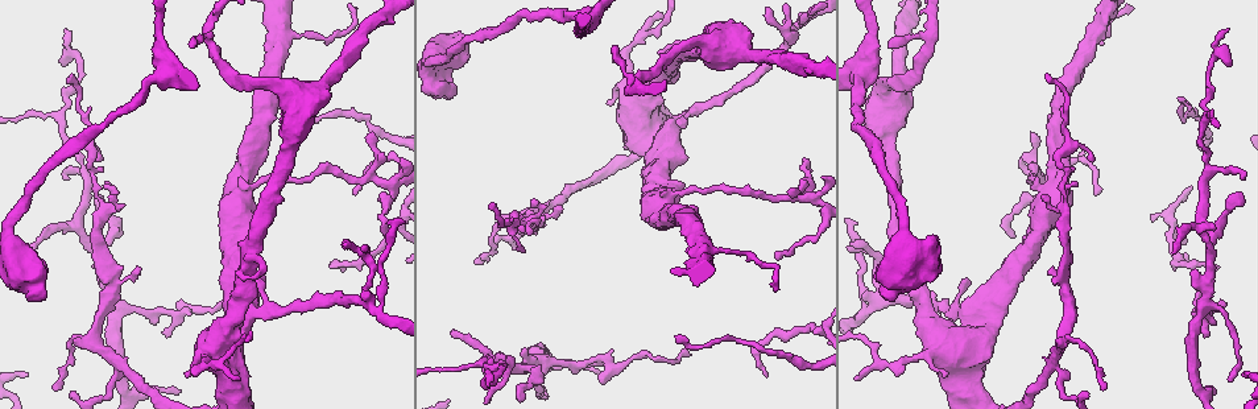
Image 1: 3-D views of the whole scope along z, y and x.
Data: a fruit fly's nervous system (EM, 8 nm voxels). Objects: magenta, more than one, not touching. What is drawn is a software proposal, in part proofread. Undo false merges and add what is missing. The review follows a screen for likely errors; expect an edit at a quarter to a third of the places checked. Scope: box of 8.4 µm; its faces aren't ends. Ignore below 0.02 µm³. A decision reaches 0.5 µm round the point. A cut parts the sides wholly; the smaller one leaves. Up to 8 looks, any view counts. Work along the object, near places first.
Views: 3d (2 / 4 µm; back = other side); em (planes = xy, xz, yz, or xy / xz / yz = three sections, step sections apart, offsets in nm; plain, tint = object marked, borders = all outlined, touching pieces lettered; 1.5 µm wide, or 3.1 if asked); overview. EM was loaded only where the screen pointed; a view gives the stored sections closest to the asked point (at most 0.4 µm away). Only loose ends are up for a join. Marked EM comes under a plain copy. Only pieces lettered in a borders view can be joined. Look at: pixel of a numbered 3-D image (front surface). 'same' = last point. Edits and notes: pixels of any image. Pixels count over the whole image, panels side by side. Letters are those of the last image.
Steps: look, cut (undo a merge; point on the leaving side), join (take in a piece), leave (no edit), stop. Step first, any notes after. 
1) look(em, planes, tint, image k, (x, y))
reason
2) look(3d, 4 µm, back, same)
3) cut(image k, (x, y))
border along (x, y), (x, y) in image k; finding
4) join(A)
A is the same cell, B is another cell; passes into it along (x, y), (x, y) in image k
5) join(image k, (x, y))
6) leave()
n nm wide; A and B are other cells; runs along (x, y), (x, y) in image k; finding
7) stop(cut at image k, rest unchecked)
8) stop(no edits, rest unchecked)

look(3d, 4 µm, image 1, (1043, 191))
side arm on a straight run

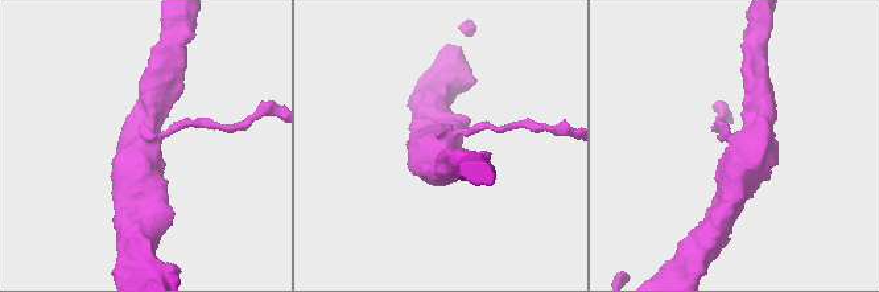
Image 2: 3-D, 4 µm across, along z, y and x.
look(em, xz, step 4, borders, image 2, (155, 145))

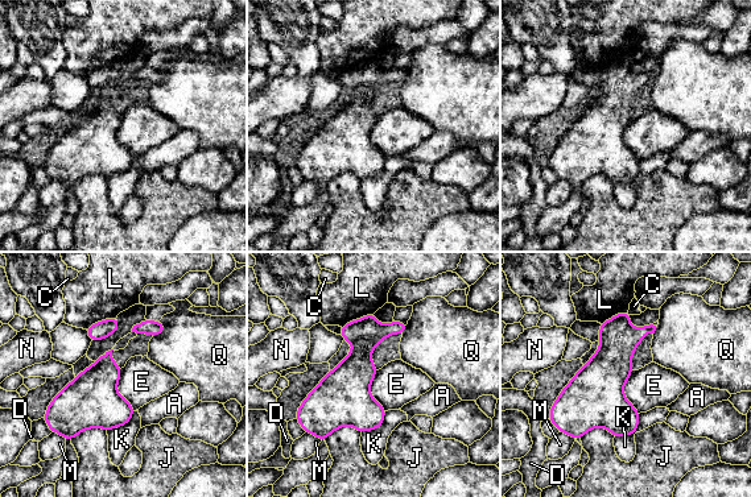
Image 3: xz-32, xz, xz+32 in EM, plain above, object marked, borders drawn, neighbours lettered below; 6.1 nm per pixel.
leave()
A, C, D, E, J, K, L, M, N and Q are other cells; border along (120, 368), (116, 390), (135, 410) in image 3; all the same cell

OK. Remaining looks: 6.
look(em, planes, borders, image 1, (140, 271))
an open end

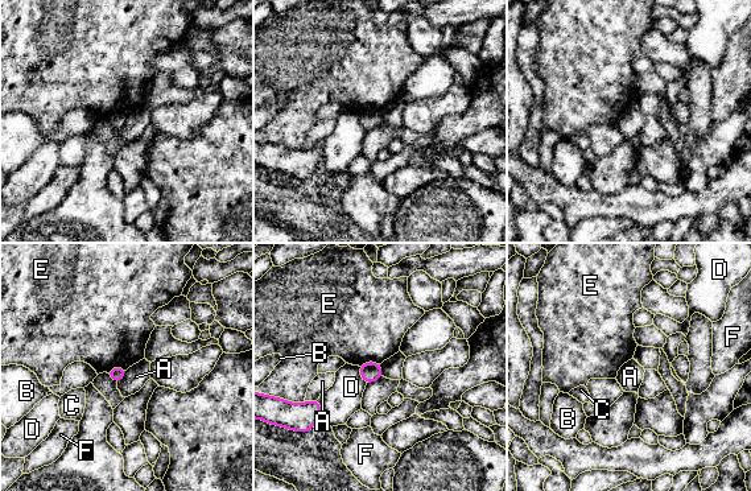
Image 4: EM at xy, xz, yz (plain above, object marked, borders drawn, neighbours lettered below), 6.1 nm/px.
leave()
A, B, C, D, E and F are other cells; border along (127, 370), (118, 383) in image 4; none of them fits

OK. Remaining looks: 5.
look(em, yz, step 4, tint, image 1, (885, 298))
branch stops here

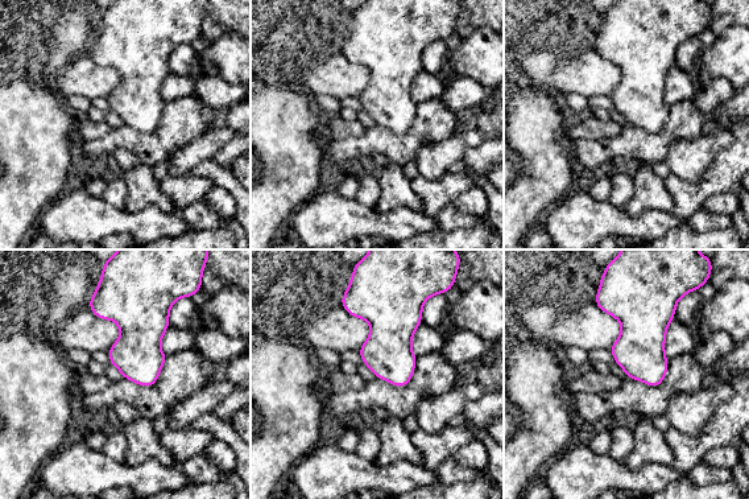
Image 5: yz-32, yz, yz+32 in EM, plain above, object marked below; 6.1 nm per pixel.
look(em, planes, tint, same)

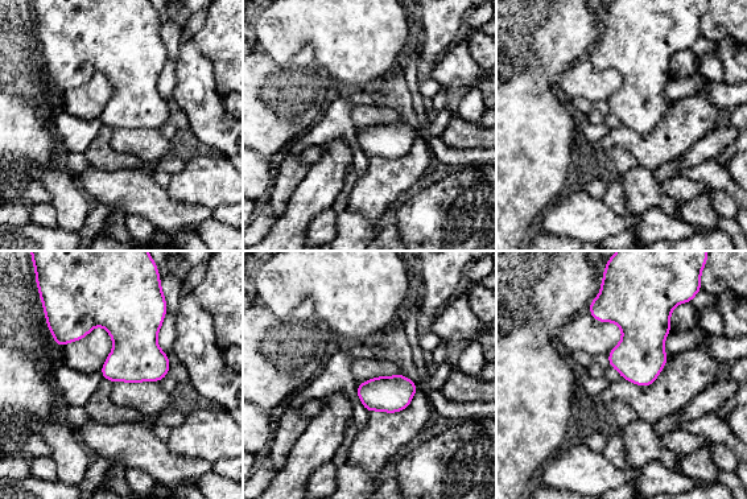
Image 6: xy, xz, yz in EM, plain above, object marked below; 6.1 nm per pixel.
look(em, planes, borders, same)
see the neighbours

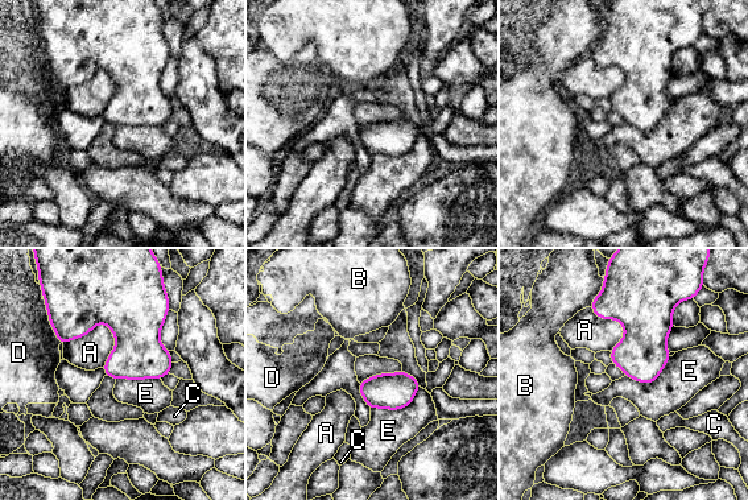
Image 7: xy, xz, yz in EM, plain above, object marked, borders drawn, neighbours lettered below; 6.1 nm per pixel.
leave()
A, B, C, D and E are other cells; border along (420, 387), (403, 408), (371, 409) in image 7; none of them fits

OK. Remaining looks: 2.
look(3d, 2 µm, image 1, (1014, 235))
free end

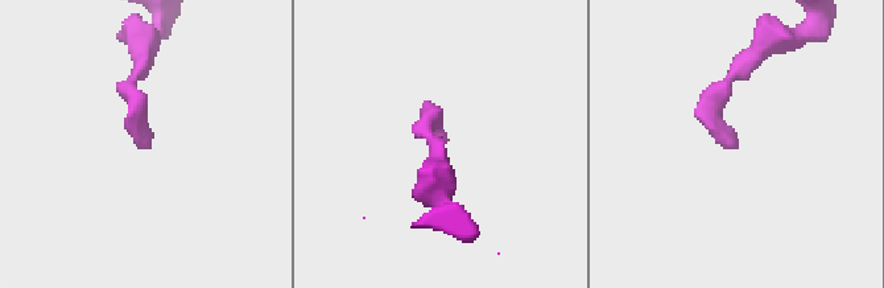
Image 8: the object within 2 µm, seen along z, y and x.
look(em, planes, borders, image 8, (737, 145))
now the EM

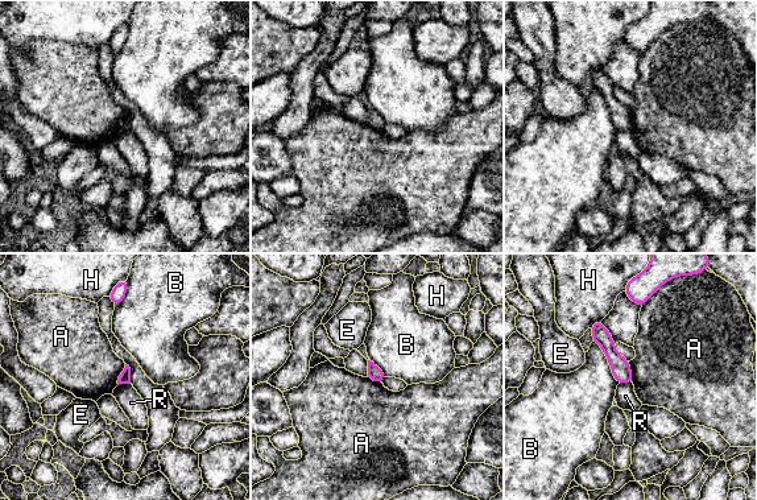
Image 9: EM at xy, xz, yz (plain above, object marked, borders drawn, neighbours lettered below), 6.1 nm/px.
leave()
A, B, E, H and R are other cells; border along (628, 362), (633, 383) in image 9; none of them fits

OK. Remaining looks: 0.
stop(no edits, rest unchecked)

